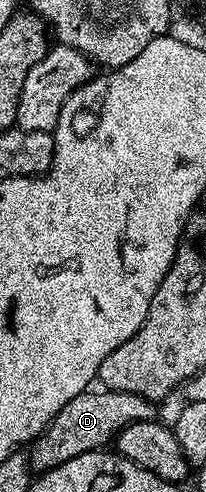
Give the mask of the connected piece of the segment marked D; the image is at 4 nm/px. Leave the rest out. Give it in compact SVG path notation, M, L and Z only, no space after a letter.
M107 388L100 390L100 392L87 390L74 397L73 400L70 400L70 403L66 404L66 406L58 412L58 415L54 416L51 421L48 422L48 426L43 433L31 443L27 459L29 469L33 473L44 473L49 471L50 468L57 467L59 464L64 464L66 461L72 460L74 456L80 456L84 452L101 449L130 423L151 422L157 417L157 403L150 402L144 397L135 396L133 393L118 392L117 390Z

